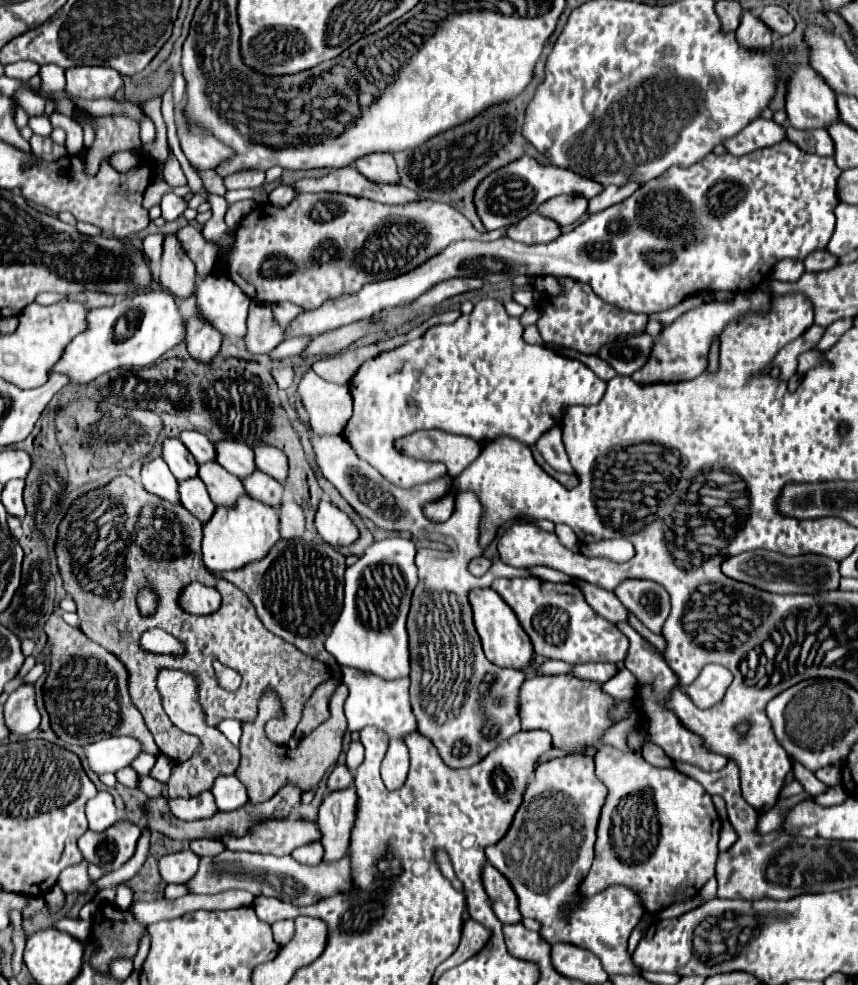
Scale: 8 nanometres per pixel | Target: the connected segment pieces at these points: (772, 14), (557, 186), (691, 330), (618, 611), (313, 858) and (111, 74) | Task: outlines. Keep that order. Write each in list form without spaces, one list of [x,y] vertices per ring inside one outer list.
[[[768,5],[758,13],[758,19],[764,19],[764,23],[768,23],[768,29],[774,33],[780,33],[780,35],[792,33],[792,29],[794,29],[792,15],[788,11],[784,11],[782,7]]]
[[[522,155],[520,159],[516,159],[516,163],[508,163],[508,167],[500,167],[500,171],[492,171],[488,179],[482,179],[480,187],[476,187],[474,203],[482,225],[486,227],[486,231],[492,231],[492,229],[502,229],[502,227],[510,227],[512,223],[518,223],[518,219],[524,219],[524,215],[536,211],[544,201],[556,195],[572,193],[572,195],[584,195],[586,199],[592,199],[602,189],[604,187],[592,179],[586,179],[562,167],[540,165],[530,155]]]
[[[754,289],[748,293],[738,293],[734,297],[734,301],[730,303],[702,303],[686,313],[682,313],[674,323],[666,325],[660,335],[654,339],[652,351],[648,355],[648,363],[632,373],[630,377],[640,383],[640,385],[652,385],[652,383],[676,383],[676,381],[686,381],[686,379],[694,379],[700,375],[700,371],[706,369],[706,357],[708,357],[708,349],[714,337],[718,337],[722,333],[722,329],[726,327],[726,323],[738,319],[740,315],[752,311],[766,311],[770,297],[766,297],[766,293]]]
[[[578,581],[576,587],[580,587],[584,599],[590,603],[590,607],[602,615],[604,619],[612,621],[612,623],[618,623],[618,621],[626,621],[626,607],[618,601],[618,597],[608,591],[608,589],[602,589],[598,585],[592,585],[592,583],[584,583],[584,581]]]
[[[310,843],[310,845],[298,847],[298,849],[292,851],[292,857],[298,863],[304,863],[304,865],[316,865],[316,863],[320,863],[322,861],[322,855],[324,855],[322,843]]]
[[[72,67],[66,71],[66,91],[74,97],[112,97],[122,87],[122,75],[108,67]]]

